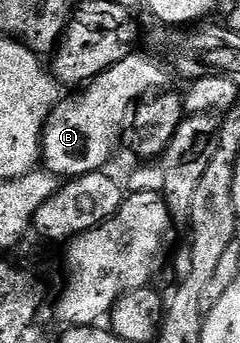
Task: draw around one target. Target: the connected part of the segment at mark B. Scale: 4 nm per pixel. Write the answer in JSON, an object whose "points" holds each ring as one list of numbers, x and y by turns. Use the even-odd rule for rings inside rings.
{"points":[[142,51,133,52,121,59,121,63,113,63,109,71,97,75,94,81,79,91,84,93,76,97,64,96,43,124,41,157,47,172,60,179,70,179,103,171,120,148,119,136,122,133,124,136,125,126,137,103,156,91,168,88,169,65,166,60,163,61,146,57]]}

